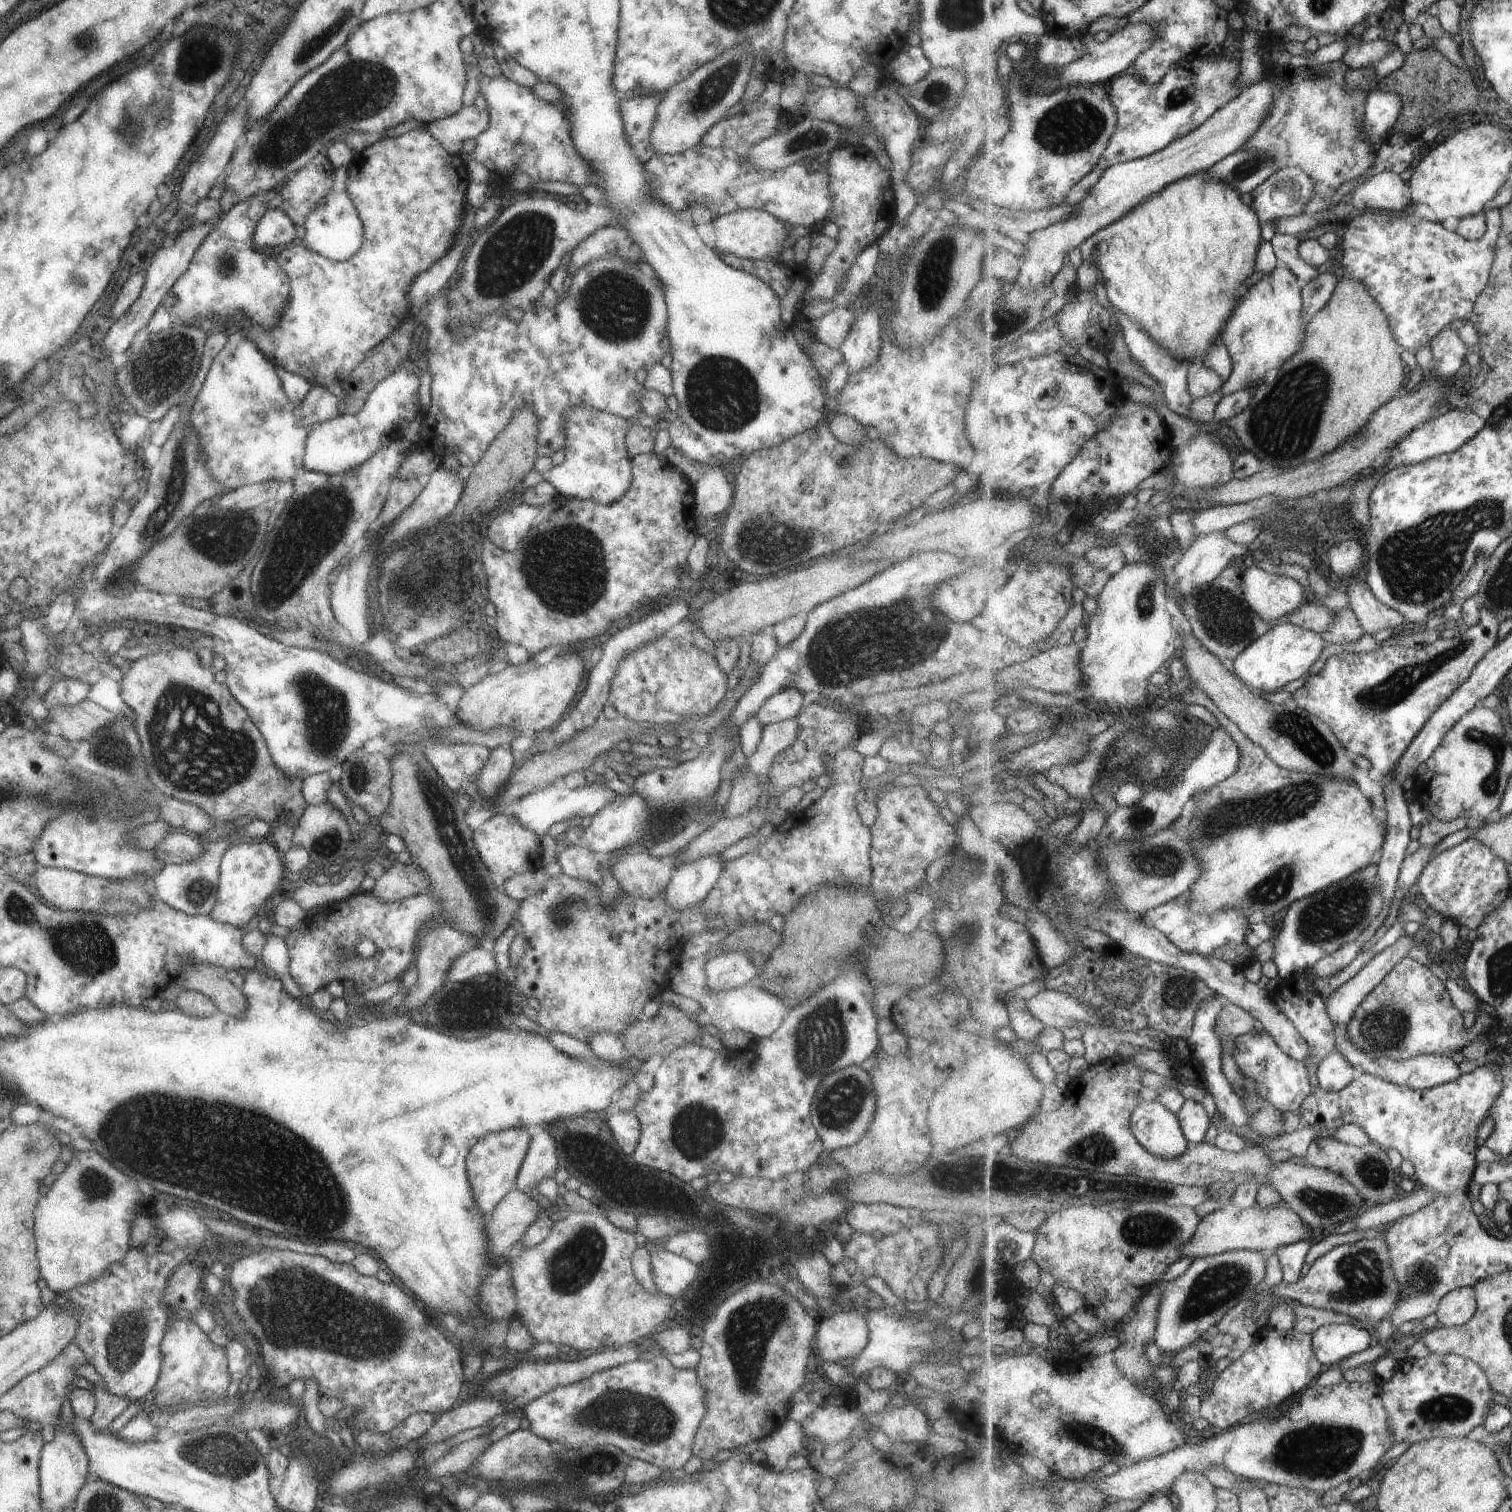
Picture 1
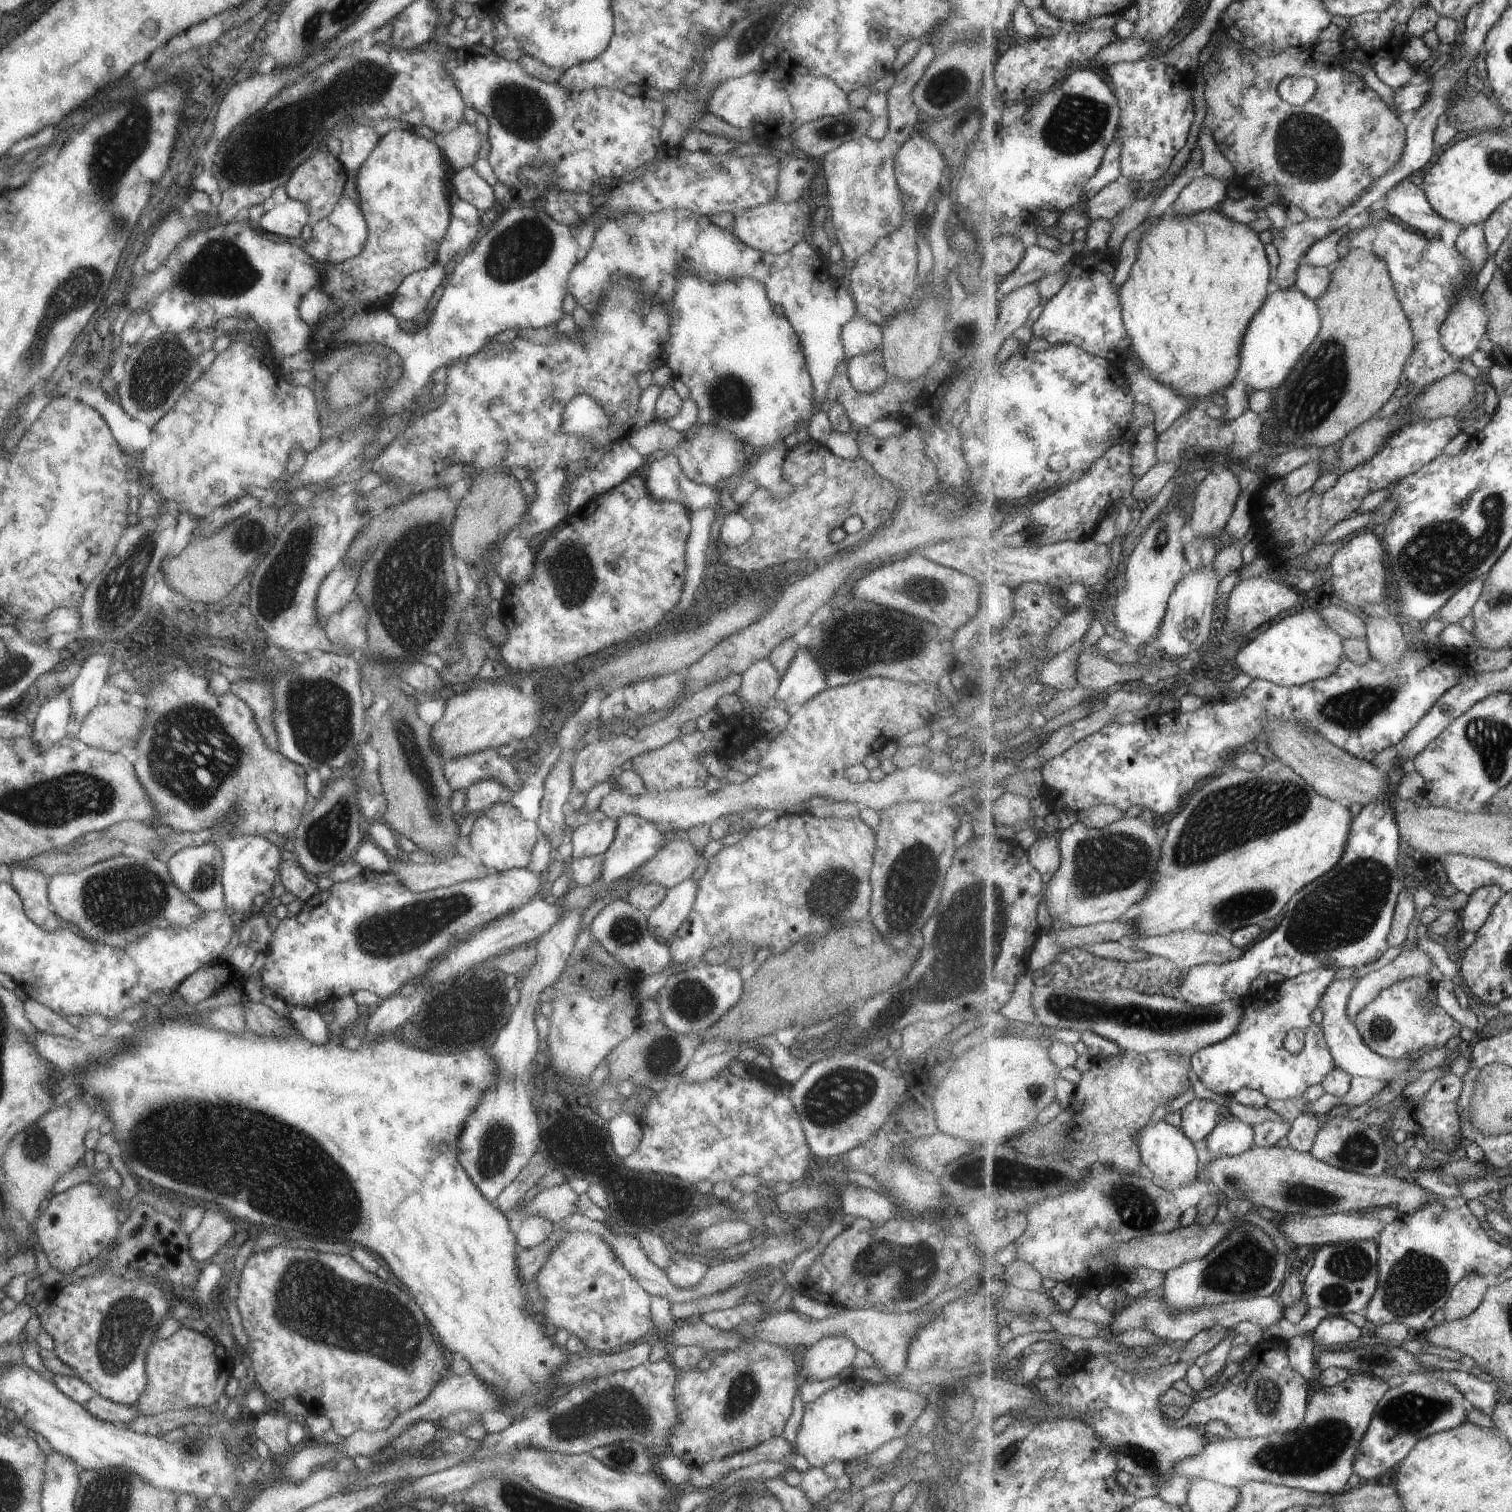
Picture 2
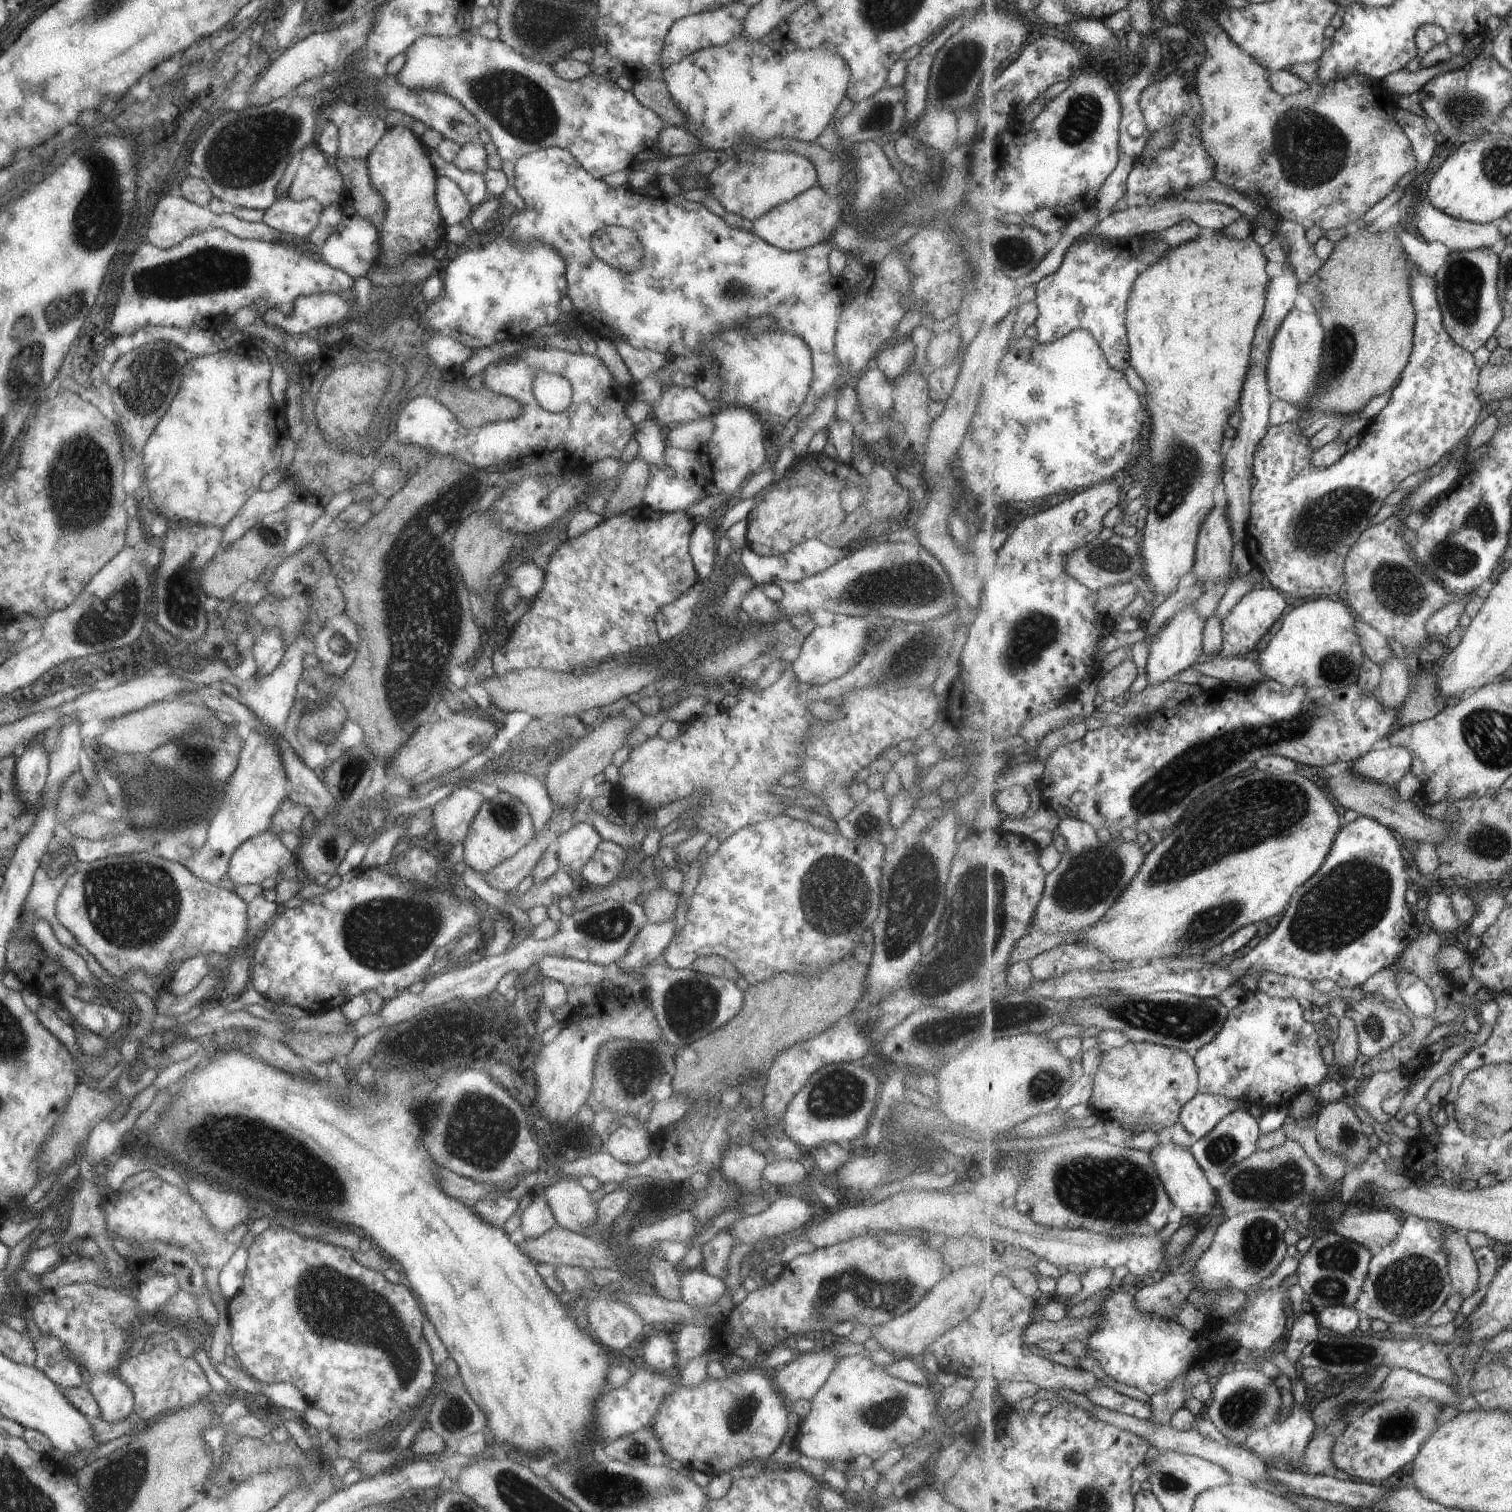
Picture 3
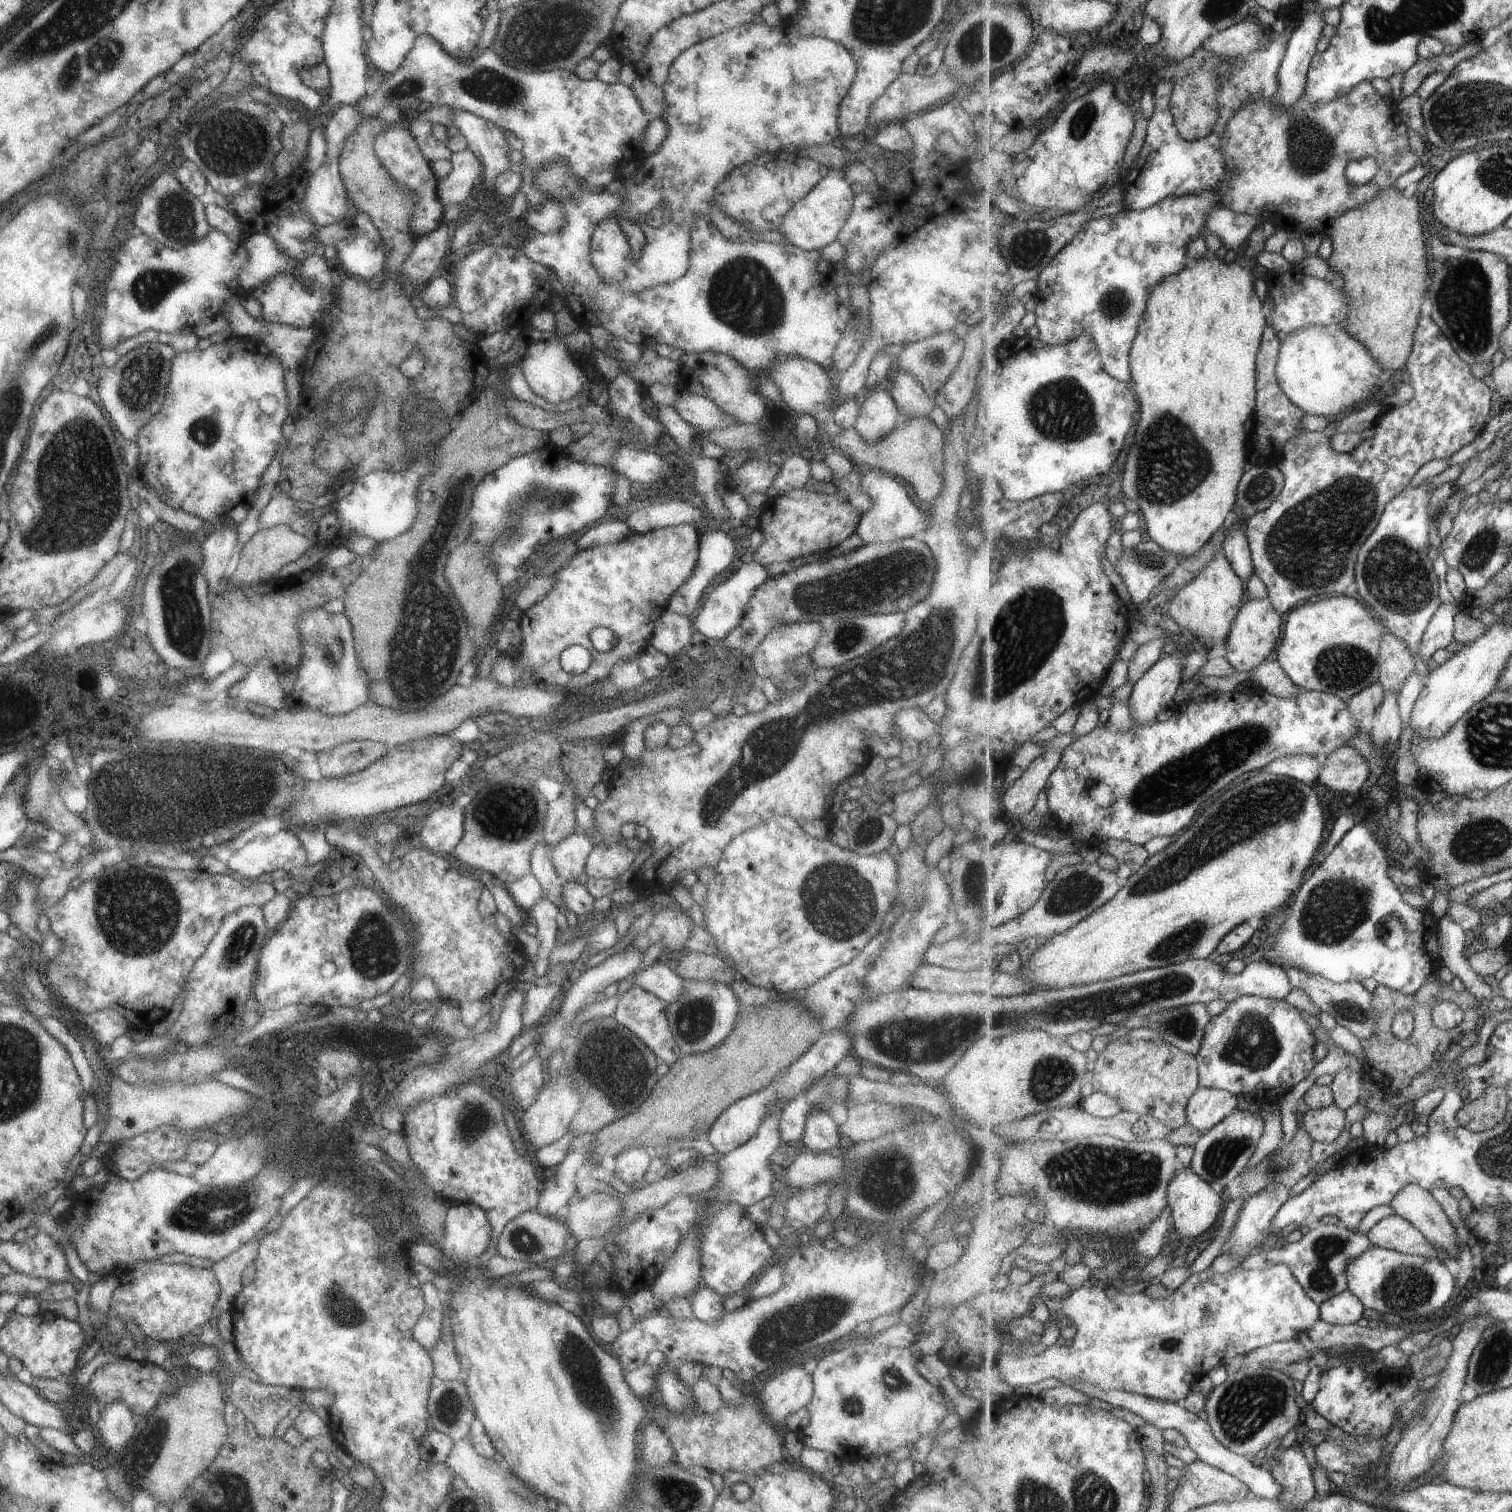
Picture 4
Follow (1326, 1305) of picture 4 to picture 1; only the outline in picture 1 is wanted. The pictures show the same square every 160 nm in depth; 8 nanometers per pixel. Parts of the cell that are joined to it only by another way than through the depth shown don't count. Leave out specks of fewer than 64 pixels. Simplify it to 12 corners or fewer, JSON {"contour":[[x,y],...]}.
{"contour":[[1350,1324],[1322,1326],[1312,1336],[1317,1358],[1333,1368],[1374,1338]]}

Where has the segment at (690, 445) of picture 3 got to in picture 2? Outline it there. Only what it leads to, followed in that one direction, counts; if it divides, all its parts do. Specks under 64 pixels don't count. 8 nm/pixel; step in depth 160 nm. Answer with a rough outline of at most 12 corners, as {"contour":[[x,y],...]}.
{"contour":[[653,419],[638,425],[627,442],[648,459],[675,448],[686,432]]}

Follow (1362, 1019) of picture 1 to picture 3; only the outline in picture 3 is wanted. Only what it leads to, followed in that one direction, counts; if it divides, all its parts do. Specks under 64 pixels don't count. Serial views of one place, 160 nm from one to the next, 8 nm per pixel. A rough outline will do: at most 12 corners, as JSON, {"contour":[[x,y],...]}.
{"contour":[[1366,993],[1345,1016],[1357,1027],[1362,1060],[1391,1049],[1411,1030],[1408,1012]]}

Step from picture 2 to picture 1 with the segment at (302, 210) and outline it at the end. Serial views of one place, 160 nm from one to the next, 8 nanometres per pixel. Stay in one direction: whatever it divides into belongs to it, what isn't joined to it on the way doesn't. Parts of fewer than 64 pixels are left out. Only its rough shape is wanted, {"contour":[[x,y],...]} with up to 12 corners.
{"contour":[[268,209],[253,230],[257,252],[296,241],[294,223]]}

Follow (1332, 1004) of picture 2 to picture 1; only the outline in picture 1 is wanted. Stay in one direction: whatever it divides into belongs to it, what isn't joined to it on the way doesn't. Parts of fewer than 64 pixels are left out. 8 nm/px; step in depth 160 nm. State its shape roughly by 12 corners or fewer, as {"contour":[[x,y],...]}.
{"contour":[[1335,1026],[1336,1046],[1363,1073],[1415,1090],[1461,1075],[1451,1057],[1404,1061],[1359,1050],[1347,1026]]}

